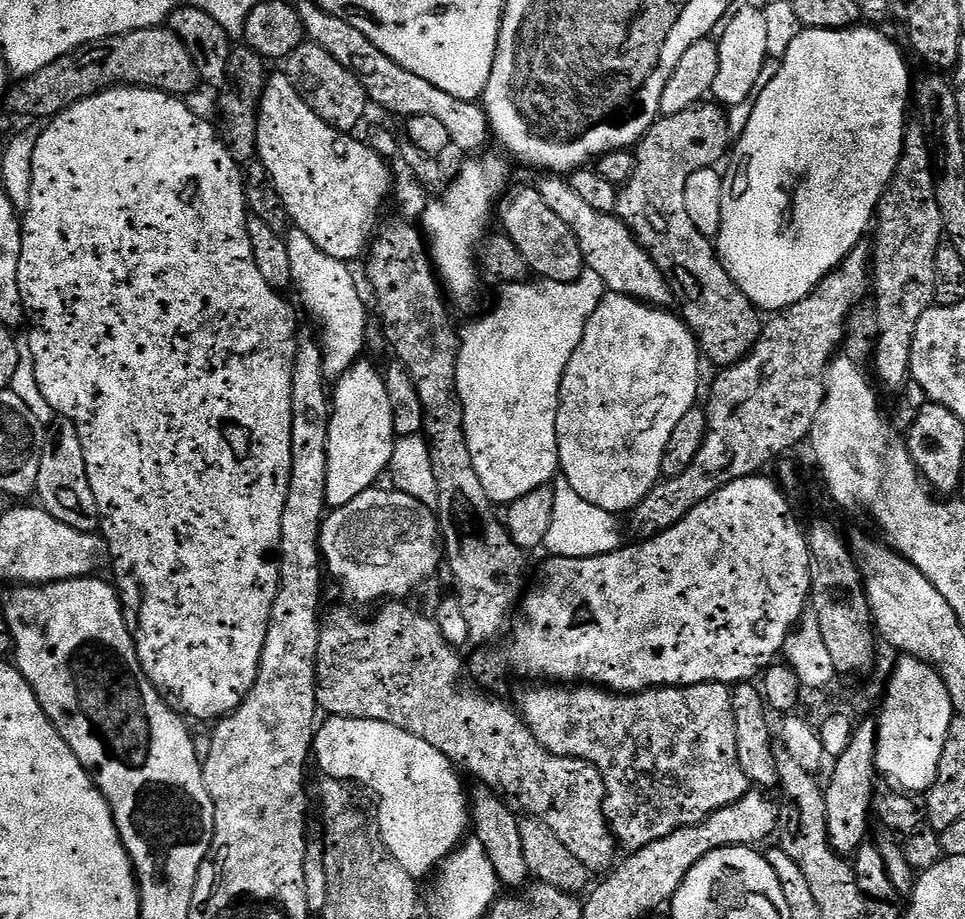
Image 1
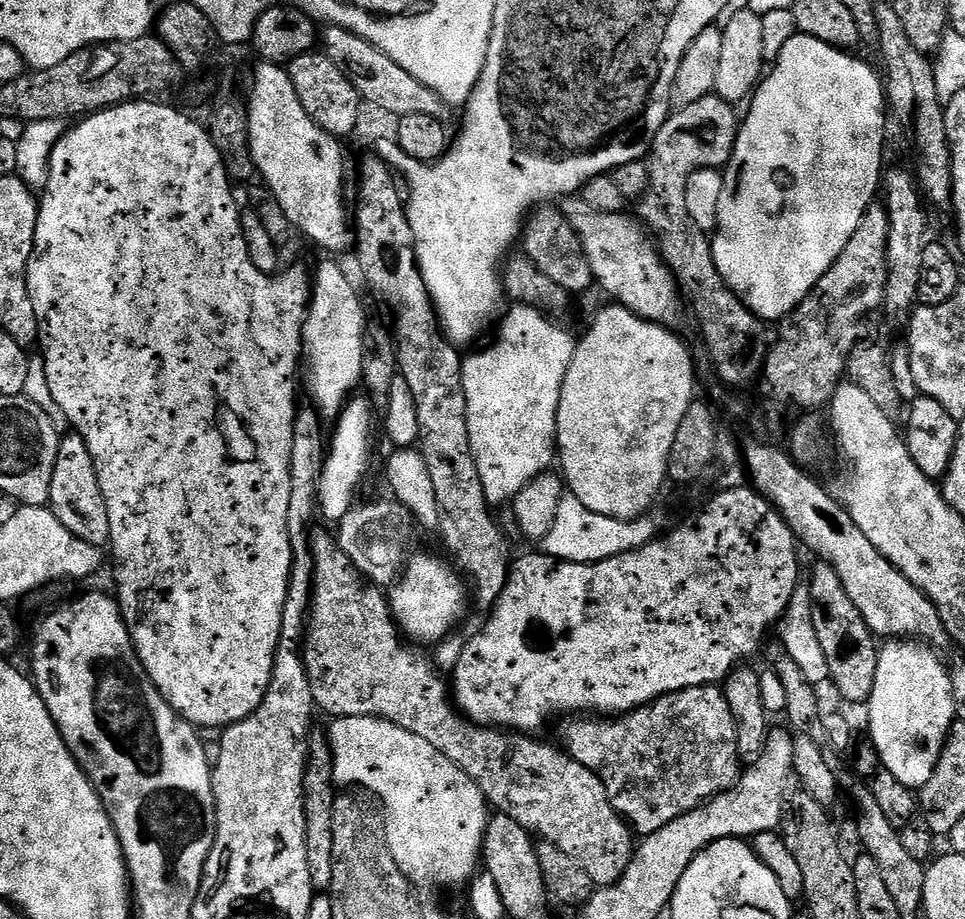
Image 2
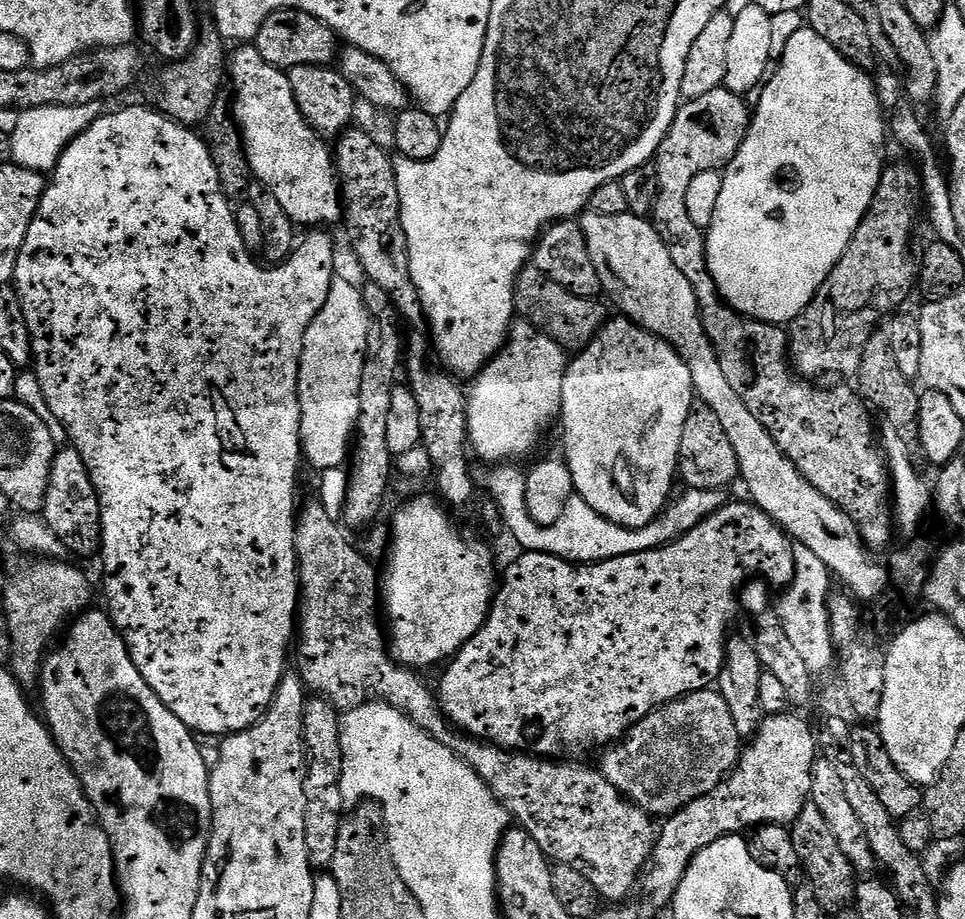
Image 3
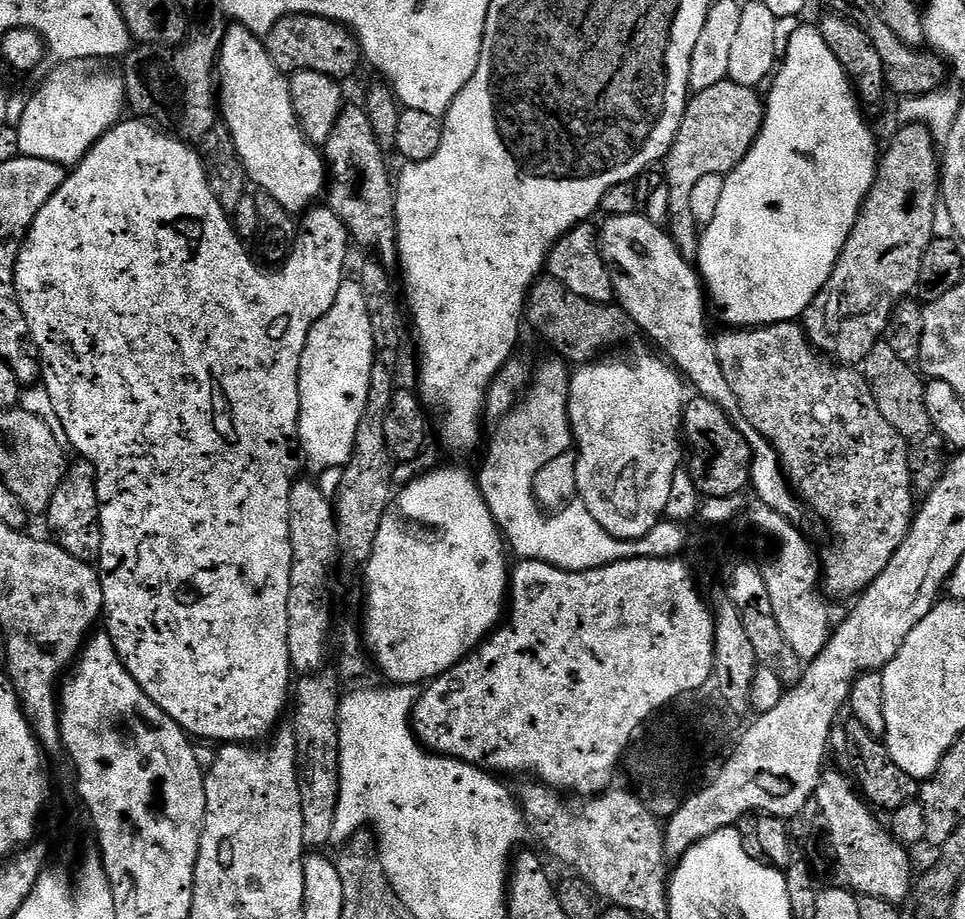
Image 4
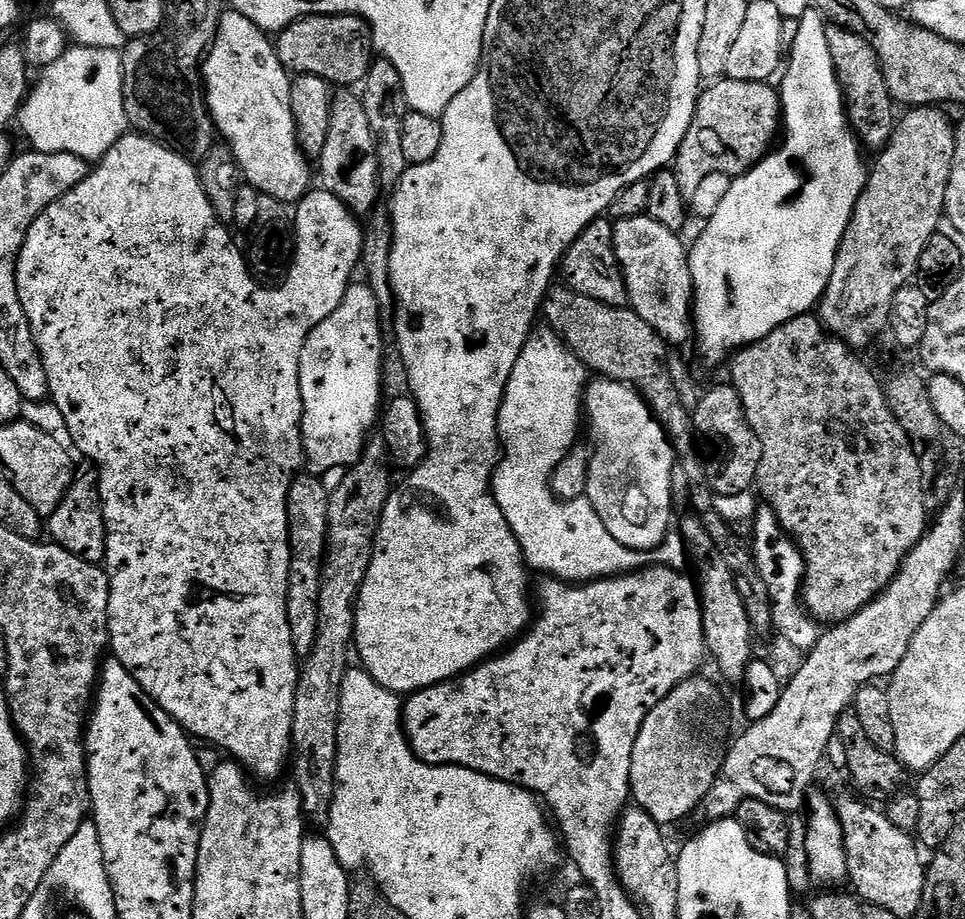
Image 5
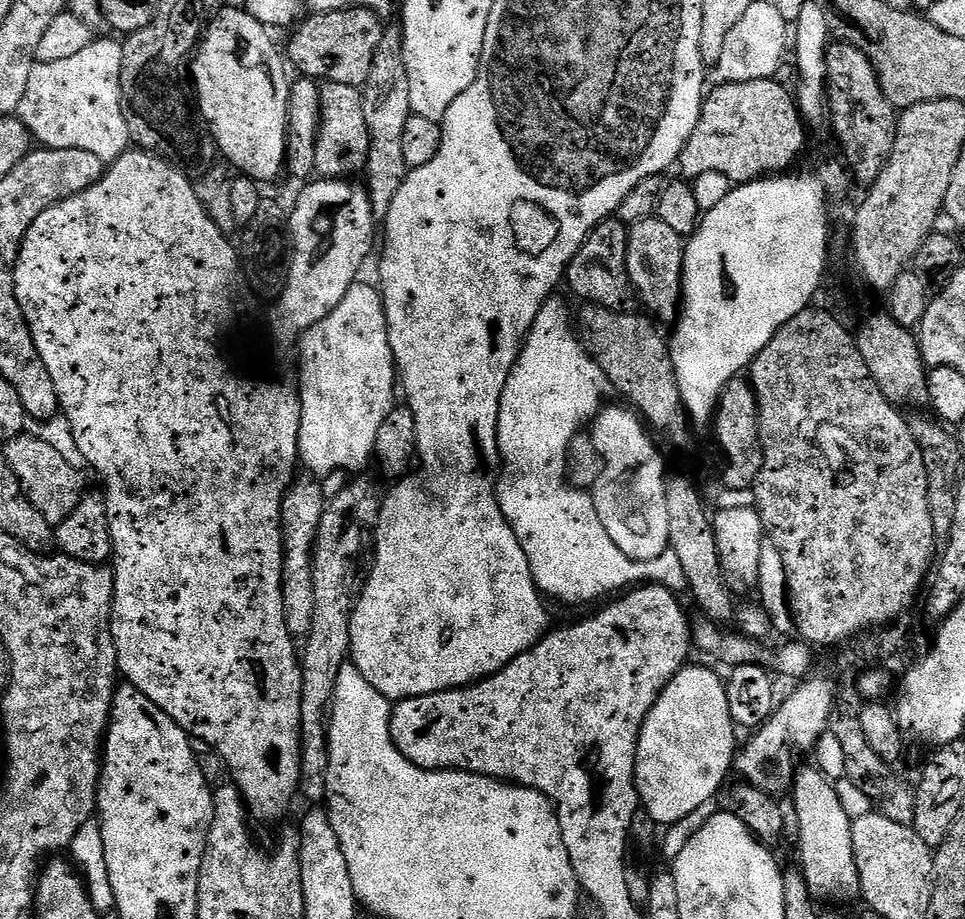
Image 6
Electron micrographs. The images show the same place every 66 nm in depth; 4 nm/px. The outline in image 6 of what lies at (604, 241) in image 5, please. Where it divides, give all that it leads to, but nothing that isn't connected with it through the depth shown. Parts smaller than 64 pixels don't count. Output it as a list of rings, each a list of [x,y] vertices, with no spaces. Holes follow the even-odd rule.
[[[619,218],[604,220],[590,233],[578,254],[574,254],[574,258],[568,263],[566,284],[572,287],[574,295],[581,296],[581,301],[616,312],[633,307],[634,289],[626,264],[628,229],[629,225],[623,224]]]

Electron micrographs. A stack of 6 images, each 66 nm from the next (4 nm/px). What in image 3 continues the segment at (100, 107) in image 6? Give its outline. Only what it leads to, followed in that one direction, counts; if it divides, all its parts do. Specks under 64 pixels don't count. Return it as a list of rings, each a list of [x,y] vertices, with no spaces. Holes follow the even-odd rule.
[[[83,104],[76,107],[38,107],[23,109],[19,116],[10,142],[13,163],[22,165],[24,169],[32,169],[41,174],[55,171],[61,154],[74,137],[78,137],[100,115],[96,104]]]

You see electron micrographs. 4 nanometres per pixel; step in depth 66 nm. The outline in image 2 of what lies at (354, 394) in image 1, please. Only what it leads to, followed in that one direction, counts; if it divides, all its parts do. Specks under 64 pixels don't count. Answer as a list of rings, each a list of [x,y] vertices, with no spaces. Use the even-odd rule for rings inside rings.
[[[360,394],[349,399],[344,411],[335,421],[336,433],[333,436],[331,433],[330,449],[324,458],[324,469],[318,486],[319,515],[325,516],[332,522],[339,522],[354,507],[355,500],[352,499],[355,498],[356,491],[359,490],[360,483],[368,472],[368,463],[372,460],[372,427],[375,424],[377,427],[378,424],[377,413],[375,416],[372,411],[374,405],[371,399],[367,395]]]

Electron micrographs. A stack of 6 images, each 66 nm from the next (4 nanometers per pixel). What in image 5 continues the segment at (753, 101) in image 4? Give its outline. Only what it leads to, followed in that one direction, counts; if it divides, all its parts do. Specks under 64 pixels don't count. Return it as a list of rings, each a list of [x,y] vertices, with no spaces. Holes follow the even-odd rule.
[[[727,78],[709,83],[696,101],[690,130],[686,130],[686,138],[682,138],[682,146],[674,161],[682,194],[691,198],[702,178],[709,174],[726,174],[733,178],[741,175],[742,170],[752,168],[768,155],[781,132],[780,93],[771,83]]]

